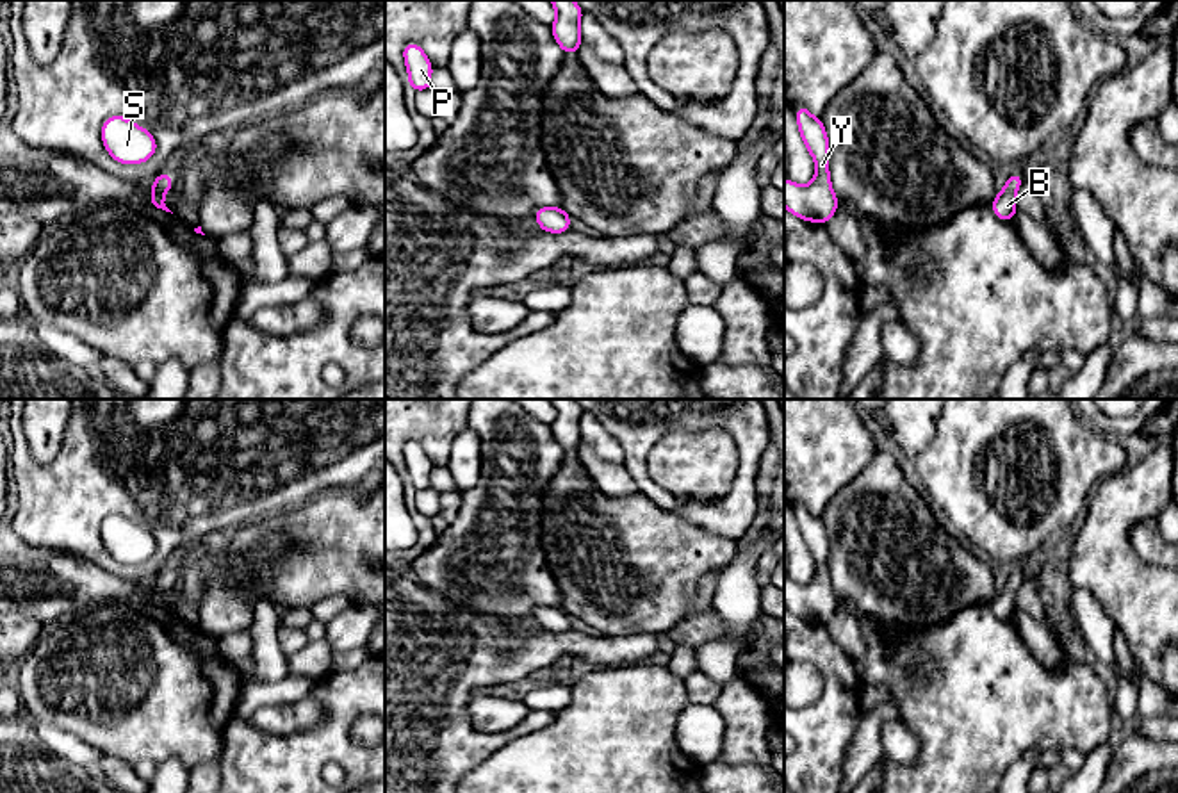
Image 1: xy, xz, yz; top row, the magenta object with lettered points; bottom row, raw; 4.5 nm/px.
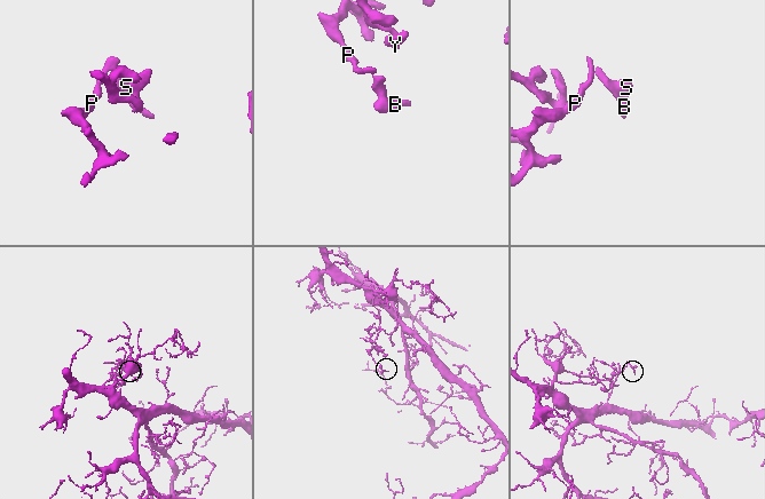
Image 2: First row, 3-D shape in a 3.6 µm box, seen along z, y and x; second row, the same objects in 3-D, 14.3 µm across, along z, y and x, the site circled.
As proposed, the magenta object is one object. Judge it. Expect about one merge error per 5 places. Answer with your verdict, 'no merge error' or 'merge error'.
no merge error

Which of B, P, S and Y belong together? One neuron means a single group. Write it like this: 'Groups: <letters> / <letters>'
Groups: B P S Y

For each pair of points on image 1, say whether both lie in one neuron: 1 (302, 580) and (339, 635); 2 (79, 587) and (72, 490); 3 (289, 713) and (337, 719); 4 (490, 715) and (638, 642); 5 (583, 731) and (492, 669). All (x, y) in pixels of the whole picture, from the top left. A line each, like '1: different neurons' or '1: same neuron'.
1: different neurons
2: different neurons
3: different neurons
4: different neurons
5: same neuron

